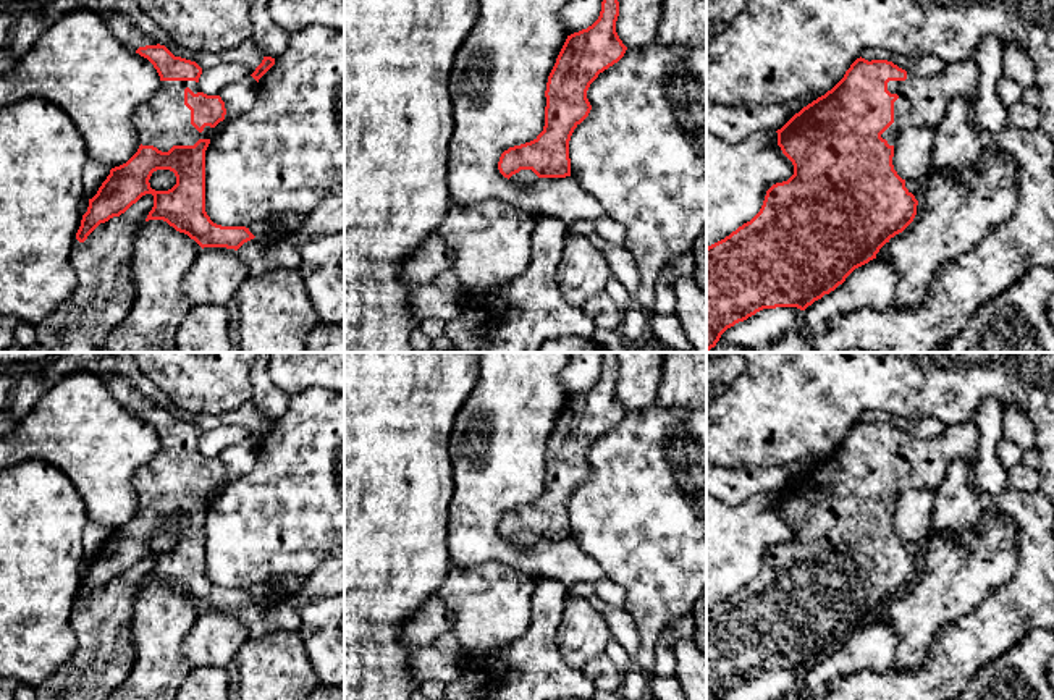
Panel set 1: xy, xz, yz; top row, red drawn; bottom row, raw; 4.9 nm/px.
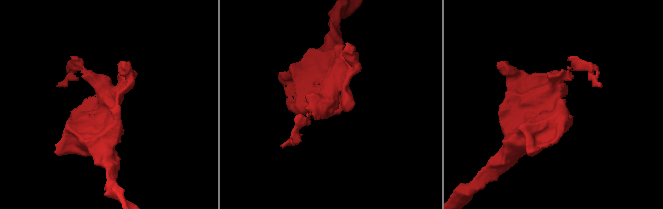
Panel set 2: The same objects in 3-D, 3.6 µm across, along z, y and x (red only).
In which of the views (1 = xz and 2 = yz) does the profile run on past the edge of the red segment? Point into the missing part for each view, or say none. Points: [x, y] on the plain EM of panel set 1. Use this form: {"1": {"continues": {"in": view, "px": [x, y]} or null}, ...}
{"1": {"continues": {"in": "xz", "px": [524, 539]}}, "2": {"continues": {"in": "yz", "px": [922, 463]}}}

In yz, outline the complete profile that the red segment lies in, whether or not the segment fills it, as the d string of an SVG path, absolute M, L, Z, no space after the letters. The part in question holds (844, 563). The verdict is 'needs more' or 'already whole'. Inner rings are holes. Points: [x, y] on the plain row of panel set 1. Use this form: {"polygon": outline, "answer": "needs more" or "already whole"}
{"polygon": "M857 420L844 440L824 458L795 475L778 491L778 508L792 524L794 537L773 546L760 574L724 601L706 609L706 700L721 697L763 671L805 673L834 653L858 629L876 621L891 600L915 580L918 563L892 527L897 498L910 488L938 490L954 459L973 456L980 430L975 420L946 425L934 438L921 440L887 422Z", "answer": "needs more"}

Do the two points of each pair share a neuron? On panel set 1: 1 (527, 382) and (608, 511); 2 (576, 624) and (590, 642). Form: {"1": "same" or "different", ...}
{"1": "different", "2": "same"}

